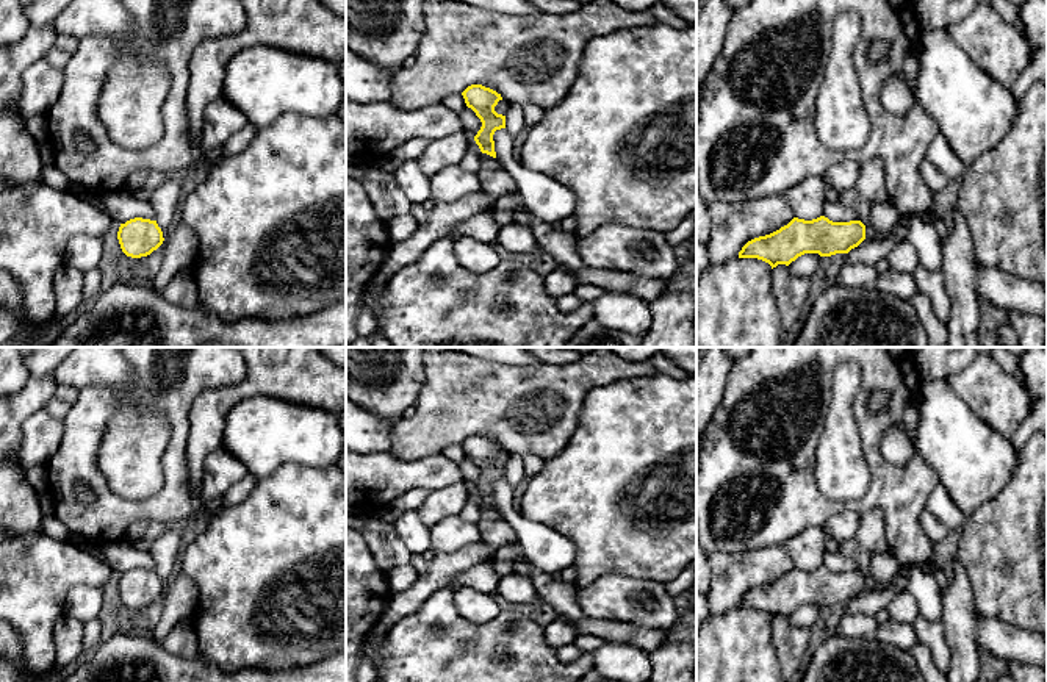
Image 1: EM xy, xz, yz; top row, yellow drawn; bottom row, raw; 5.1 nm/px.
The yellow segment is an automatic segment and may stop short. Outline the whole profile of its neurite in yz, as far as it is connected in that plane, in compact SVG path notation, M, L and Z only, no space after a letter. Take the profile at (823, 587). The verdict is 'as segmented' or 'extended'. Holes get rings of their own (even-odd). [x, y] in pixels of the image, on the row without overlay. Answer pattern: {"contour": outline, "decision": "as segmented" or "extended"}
{"contour": "M825 566L812 571L793 568L779 580L748 591L739 602L739 608L757 608L773 618L789 616L804 604L831 607L848 604L864 590L878 591L889 587L878 585L872 576L861 571L833 573Z", "decision": "extended"}

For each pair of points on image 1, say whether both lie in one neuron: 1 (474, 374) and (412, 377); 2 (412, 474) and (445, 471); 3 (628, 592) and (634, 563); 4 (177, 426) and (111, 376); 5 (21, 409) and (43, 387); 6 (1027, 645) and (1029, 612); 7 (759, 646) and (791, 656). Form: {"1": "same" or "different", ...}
{"1": "different", "2": "same", "3": "different", "4": "different", "5": "same", "6": "different", "7": "different"}

